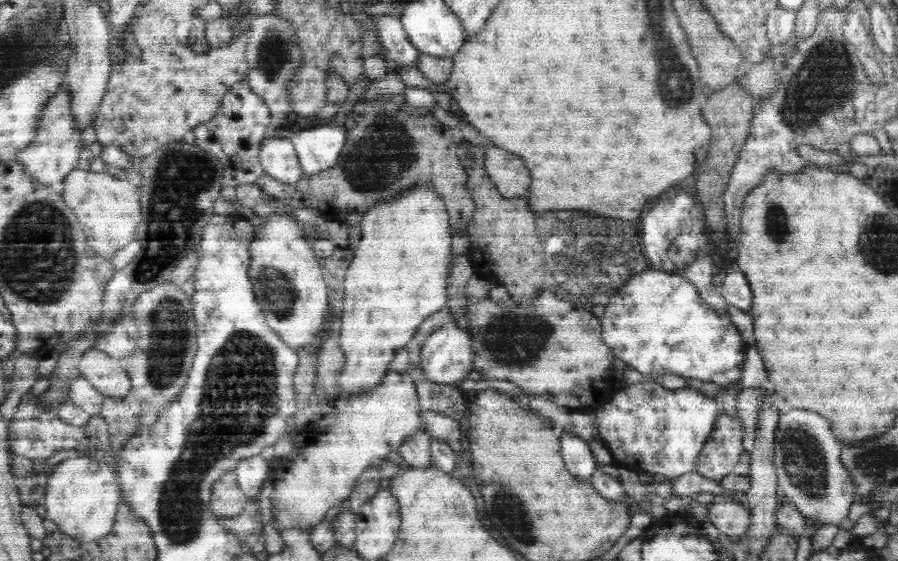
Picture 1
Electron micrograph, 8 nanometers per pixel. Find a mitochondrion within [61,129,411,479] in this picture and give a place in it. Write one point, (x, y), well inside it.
(180, 177)

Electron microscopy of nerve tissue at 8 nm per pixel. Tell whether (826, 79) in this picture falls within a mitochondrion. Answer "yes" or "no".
yes

